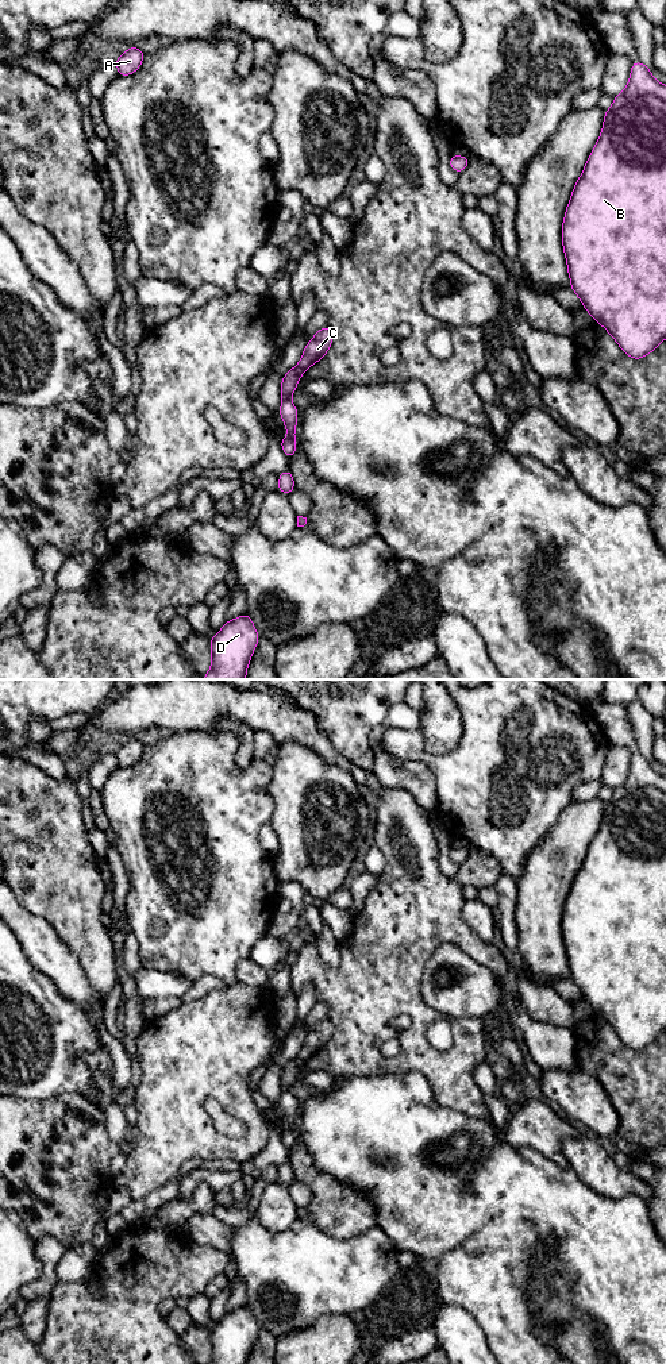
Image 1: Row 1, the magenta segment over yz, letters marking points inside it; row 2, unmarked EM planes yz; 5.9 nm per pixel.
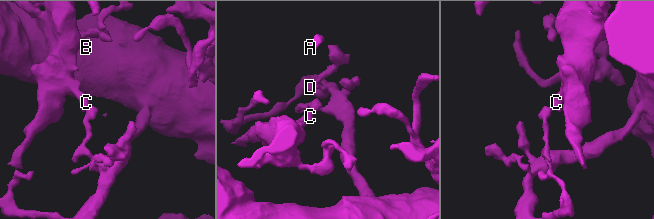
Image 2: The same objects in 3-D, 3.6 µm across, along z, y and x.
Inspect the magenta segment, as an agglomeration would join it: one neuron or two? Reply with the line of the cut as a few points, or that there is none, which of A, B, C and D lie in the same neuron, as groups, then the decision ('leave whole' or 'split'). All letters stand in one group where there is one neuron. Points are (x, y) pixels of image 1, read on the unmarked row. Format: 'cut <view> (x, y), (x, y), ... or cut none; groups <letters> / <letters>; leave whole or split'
cut yz (297, 1056), (304, 1063); groups A C / B D; split

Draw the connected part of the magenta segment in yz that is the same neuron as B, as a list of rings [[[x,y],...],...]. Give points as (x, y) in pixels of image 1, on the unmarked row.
[[[640,752],[632,754],[625,781],[613,789],[612,798],[604,804],[598,832],[577,871],[562,913],[562,939],[567,953],[570,979],[578,987],[590,1009],[603,1017],[625,1047],[642,1051],[666,1030],[666,777],[657,772],[650,759]]]

